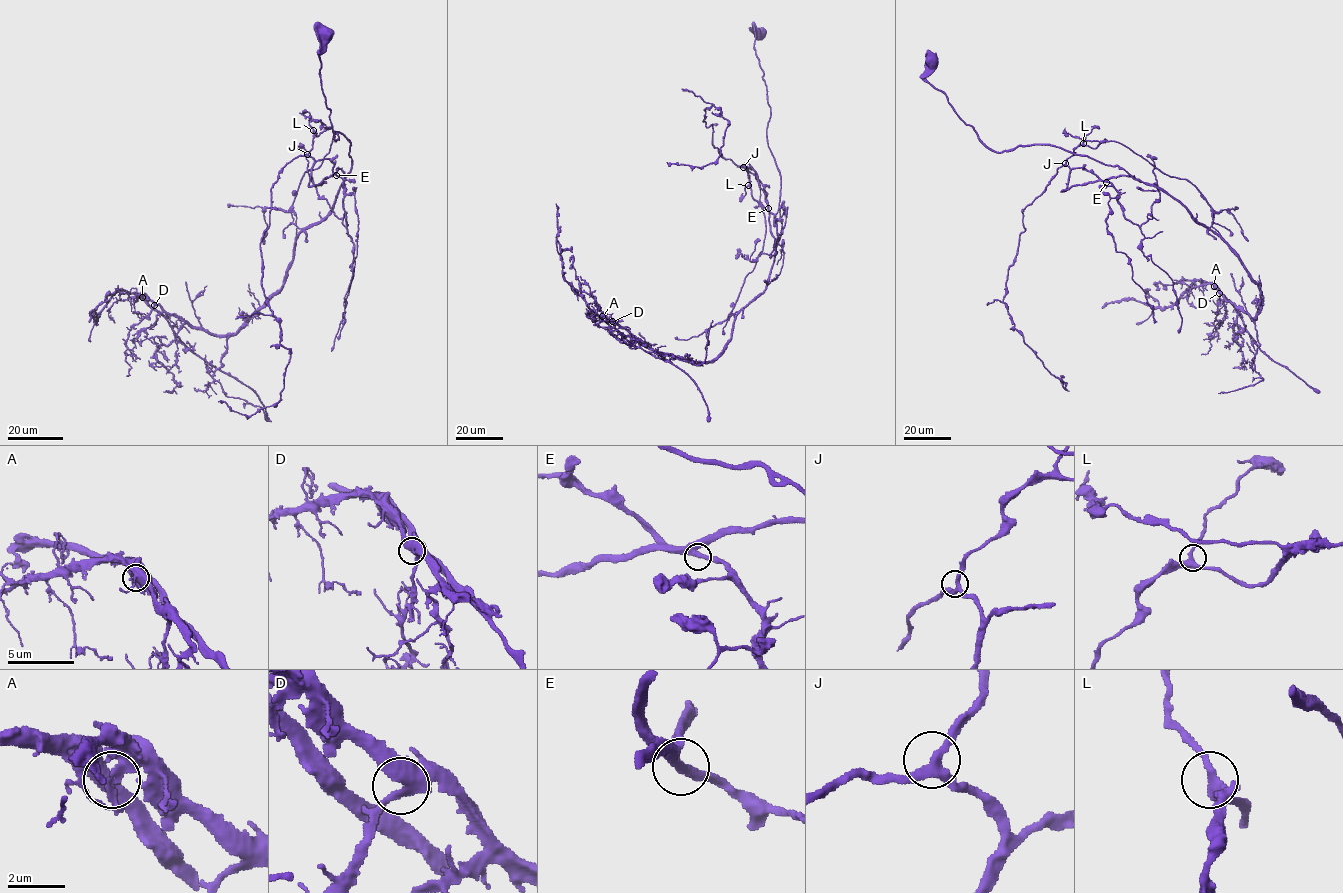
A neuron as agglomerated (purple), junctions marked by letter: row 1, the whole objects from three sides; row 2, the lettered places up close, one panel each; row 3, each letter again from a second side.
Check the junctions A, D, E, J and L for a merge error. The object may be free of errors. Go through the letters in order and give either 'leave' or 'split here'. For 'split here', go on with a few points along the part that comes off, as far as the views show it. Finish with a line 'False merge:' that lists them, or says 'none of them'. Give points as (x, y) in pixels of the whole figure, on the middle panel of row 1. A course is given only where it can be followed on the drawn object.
A: split here; foreign part runs (602, 316), (630, 343), (681, 369), (701, 393), (709, 422)
D: leave
E: leave
J: leave
L: leave
False merge: A

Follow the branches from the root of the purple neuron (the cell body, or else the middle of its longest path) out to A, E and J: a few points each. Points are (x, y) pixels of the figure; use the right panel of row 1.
A: (932, 60), (922, 75), (991, 149), (1052, 144), (1167, 191), (1238, 258), (1259, 312), (1252, 319), (1214, 286)
E: (932, 60), (922, 75), (987, 146), (1002, 152), (1052, 144), (1120, 166), (1143, 182), (1132, 176), (1106, 182)
J: (932, 60), (922, 75), (991, 149), (1052, 144), (1120, 166), (1143, 182), (1132, 176), (1101, 180), (1065, 163)

